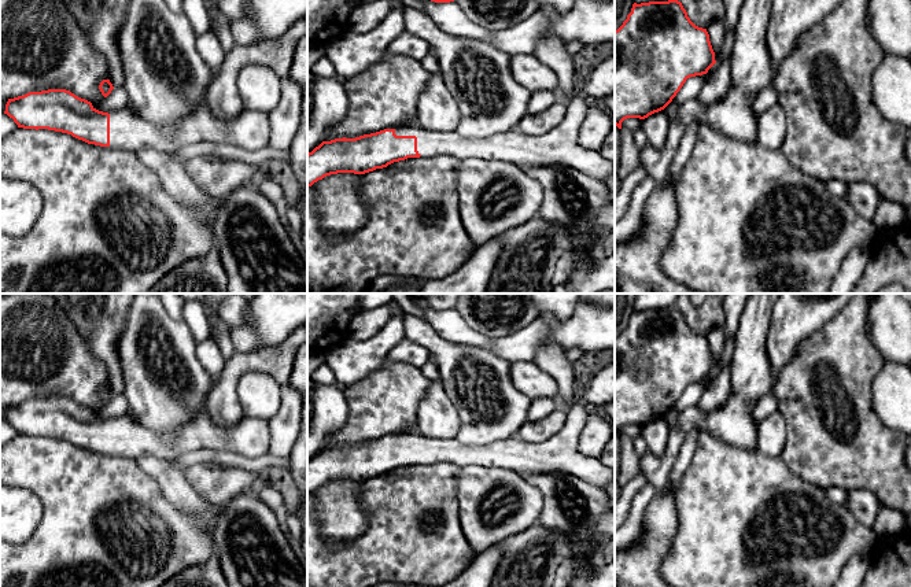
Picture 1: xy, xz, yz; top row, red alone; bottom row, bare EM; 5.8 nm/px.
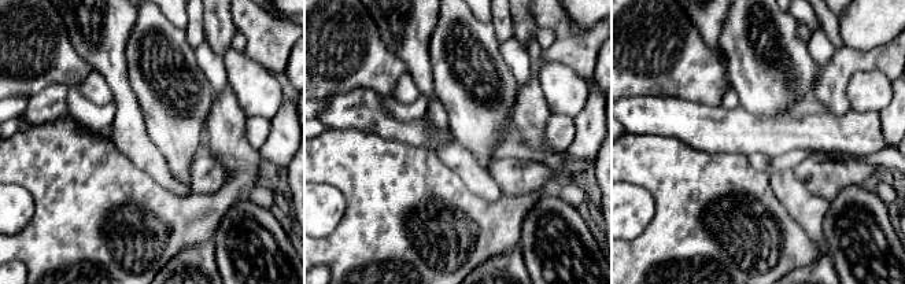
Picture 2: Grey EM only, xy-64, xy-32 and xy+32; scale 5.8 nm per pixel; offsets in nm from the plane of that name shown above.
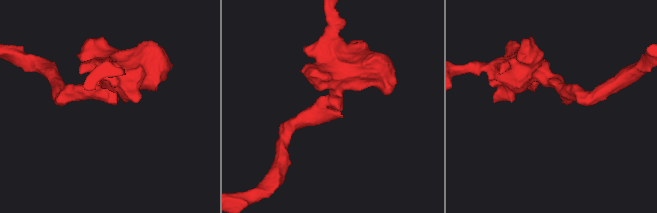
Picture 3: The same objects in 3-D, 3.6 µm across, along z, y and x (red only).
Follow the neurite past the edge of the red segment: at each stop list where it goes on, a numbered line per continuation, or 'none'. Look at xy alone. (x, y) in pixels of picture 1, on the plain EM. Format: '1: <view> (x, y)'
1: xy (129, 438)

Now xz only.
1: xz (560, 453)

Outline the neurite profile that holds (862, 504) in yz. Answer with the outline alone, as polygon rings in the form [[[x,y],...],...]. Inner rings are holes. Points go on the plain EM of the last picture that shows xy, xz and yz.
[[[847,490],[848,502],[847,509],[855,516],[855,518],[863,525],[873,528],[879,512],[879,502],[877,496],[868,490]]]

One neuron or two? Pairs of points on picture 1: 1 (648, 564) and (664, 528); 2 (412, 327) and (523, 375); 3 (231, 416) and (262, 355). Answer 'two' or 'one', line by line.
1: one
2: two
3: one

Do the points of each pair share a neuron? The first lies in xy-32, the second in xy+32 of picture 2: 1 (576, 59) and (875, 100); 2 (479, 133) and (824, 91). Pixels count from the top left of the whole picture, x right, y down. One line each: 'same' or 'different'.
1: different
2: different

